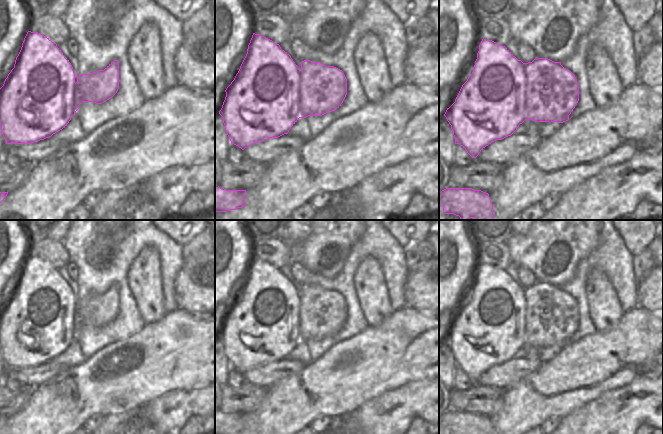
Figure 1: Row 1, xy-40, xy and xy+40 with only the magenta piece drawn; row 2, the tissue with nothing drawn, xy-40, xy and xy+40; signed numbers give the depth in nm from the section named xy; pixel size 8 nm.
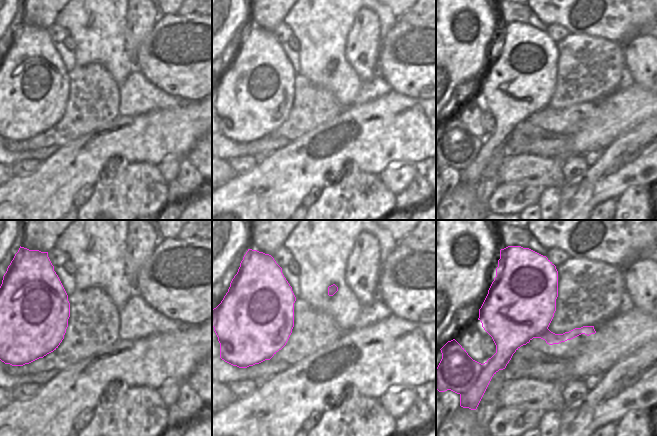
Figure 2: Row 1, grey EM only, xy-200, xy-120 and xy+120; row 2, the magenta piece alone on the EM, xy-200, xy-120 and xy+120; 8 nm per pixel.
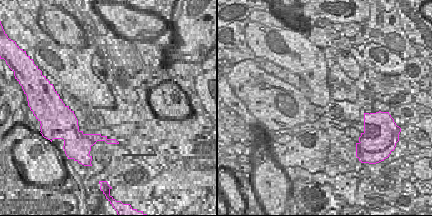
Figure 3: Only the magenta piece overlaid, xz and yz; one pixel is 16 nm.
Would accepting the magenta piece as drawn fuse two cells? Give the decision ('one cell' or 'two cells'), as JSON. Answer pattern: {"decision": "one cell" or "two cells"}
{"decision": "one cell"}

